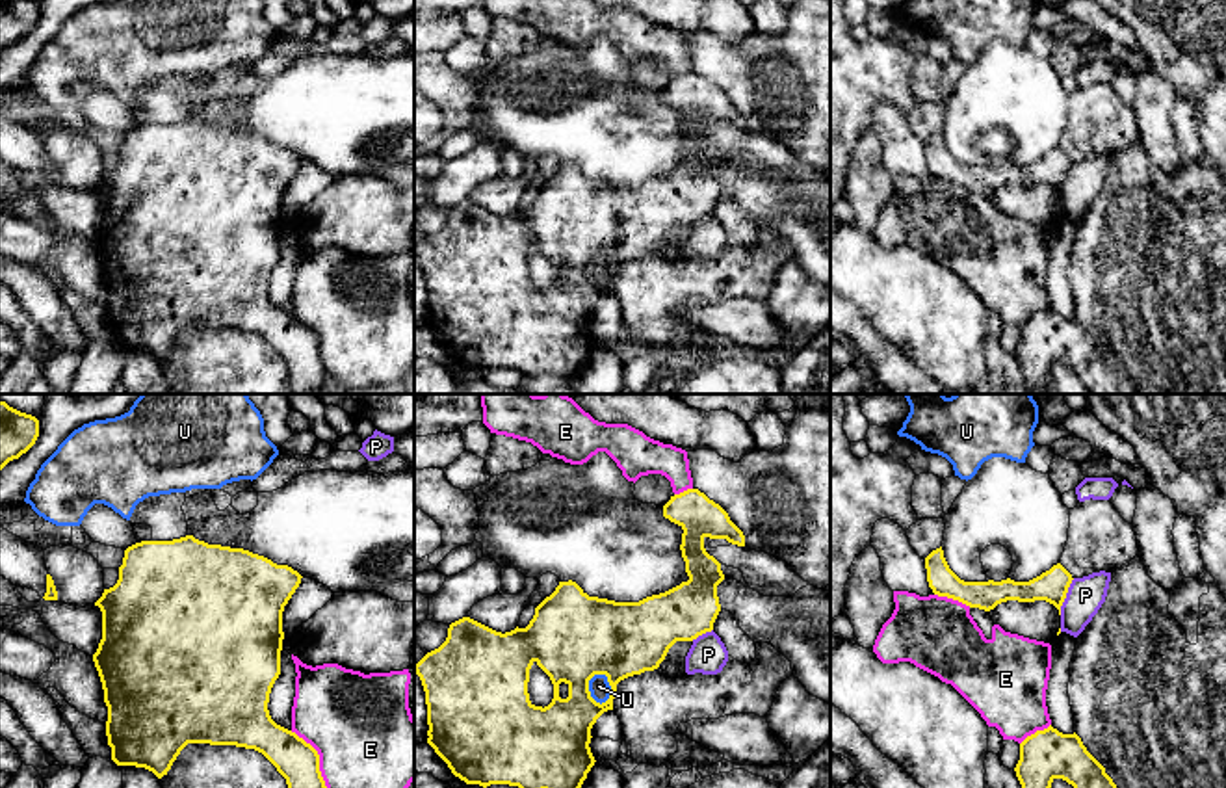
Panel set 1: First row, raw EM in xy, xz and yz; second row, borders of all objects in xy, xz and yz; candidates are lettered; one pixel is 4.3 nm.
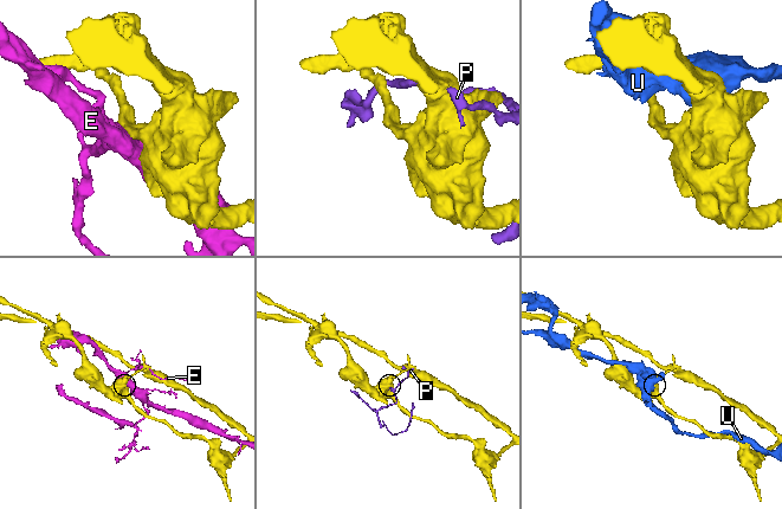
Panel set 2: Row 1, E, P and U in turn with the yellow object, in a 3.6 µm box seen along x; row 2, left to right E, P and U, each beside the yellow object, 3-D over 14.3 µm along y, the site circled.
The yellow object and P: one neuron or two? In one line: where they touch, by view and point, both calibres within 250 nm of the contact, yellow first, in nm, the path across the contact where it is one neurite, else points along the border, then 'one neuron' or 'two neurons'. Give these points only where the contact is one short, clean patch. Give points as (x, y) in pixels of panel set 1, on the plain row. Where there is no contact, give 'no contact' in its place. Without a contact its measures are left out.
contact yz (1065, 181); calibres 140 and 160 nm; one neuron

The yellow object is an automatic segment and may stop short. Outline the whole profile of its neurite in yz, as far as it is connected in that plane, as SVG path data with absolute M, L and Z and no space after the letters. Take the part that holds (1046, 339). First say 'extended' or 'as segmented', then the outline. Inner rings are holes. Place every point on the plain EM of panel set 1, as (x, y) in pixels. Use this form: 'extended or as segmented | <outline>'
as segmented | M1050 309L1027 320L1020 327L1014 355L1031 392L1046 390L1051 366L1063 362L1074 370L1090 394L1139 394L1076 316L1063 318Z

